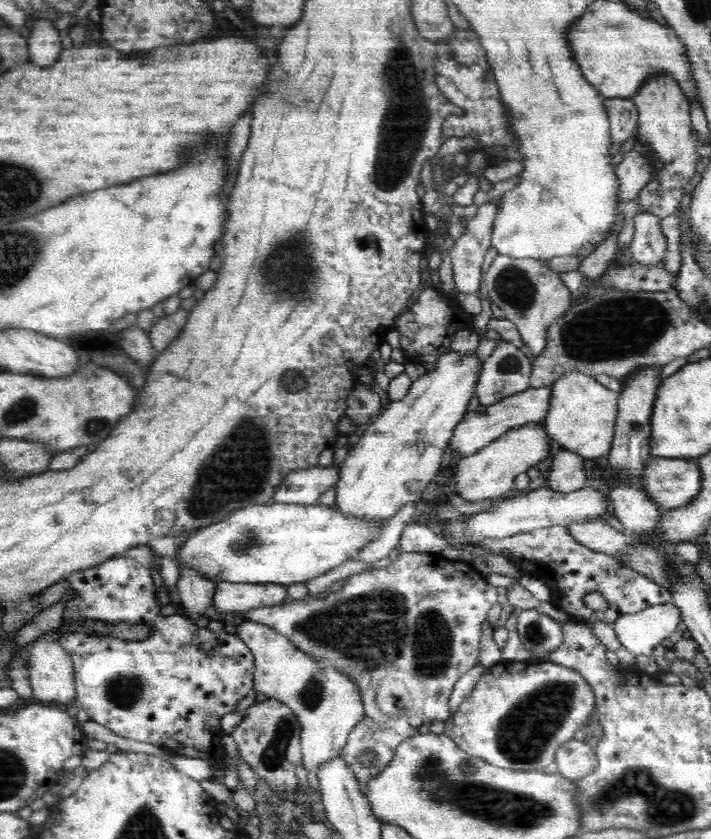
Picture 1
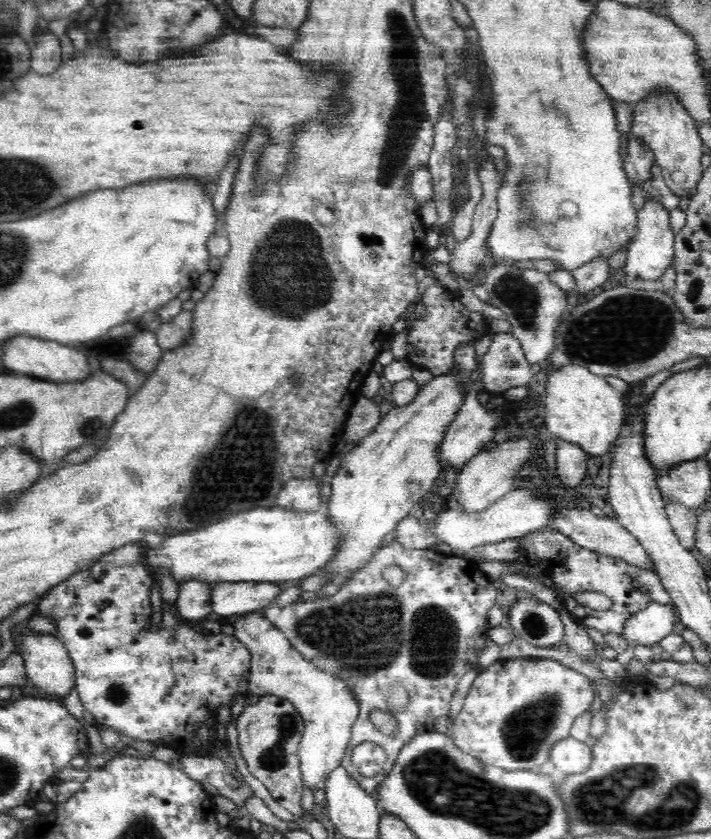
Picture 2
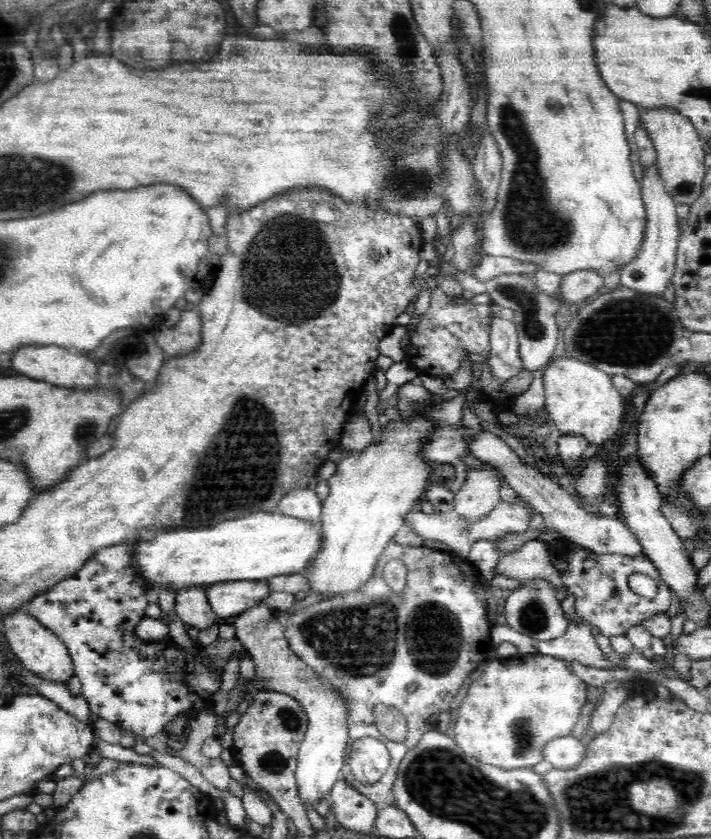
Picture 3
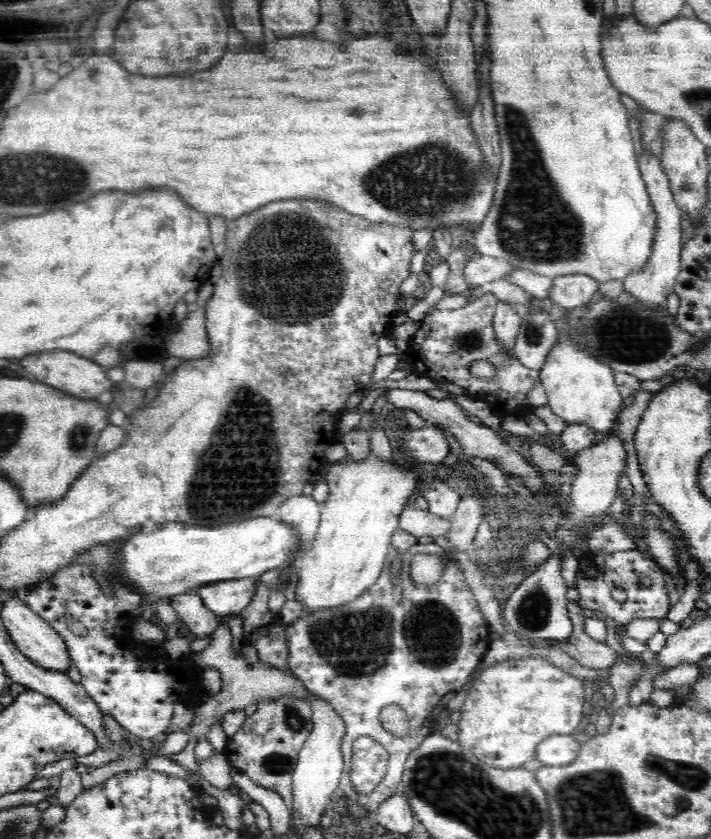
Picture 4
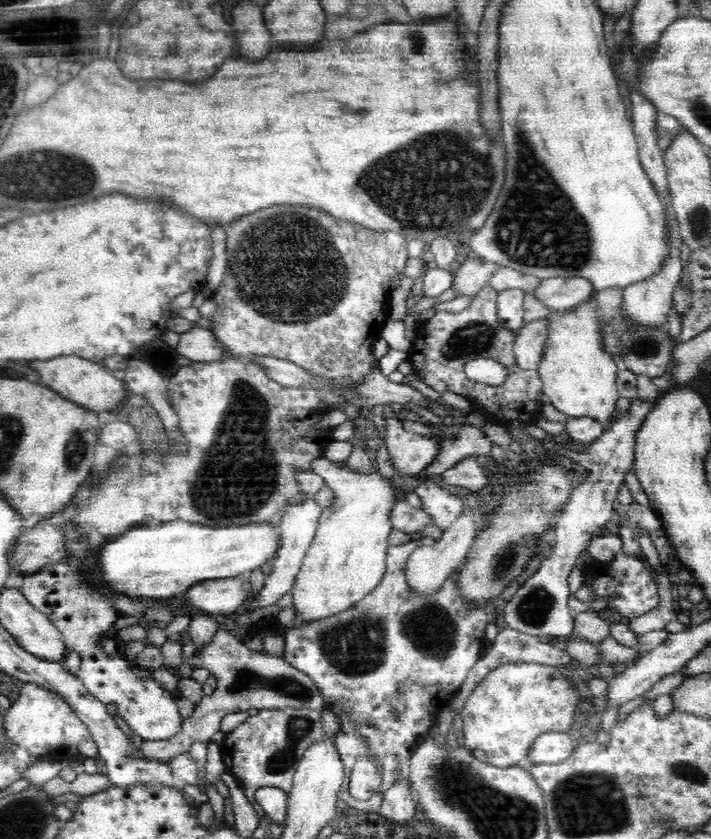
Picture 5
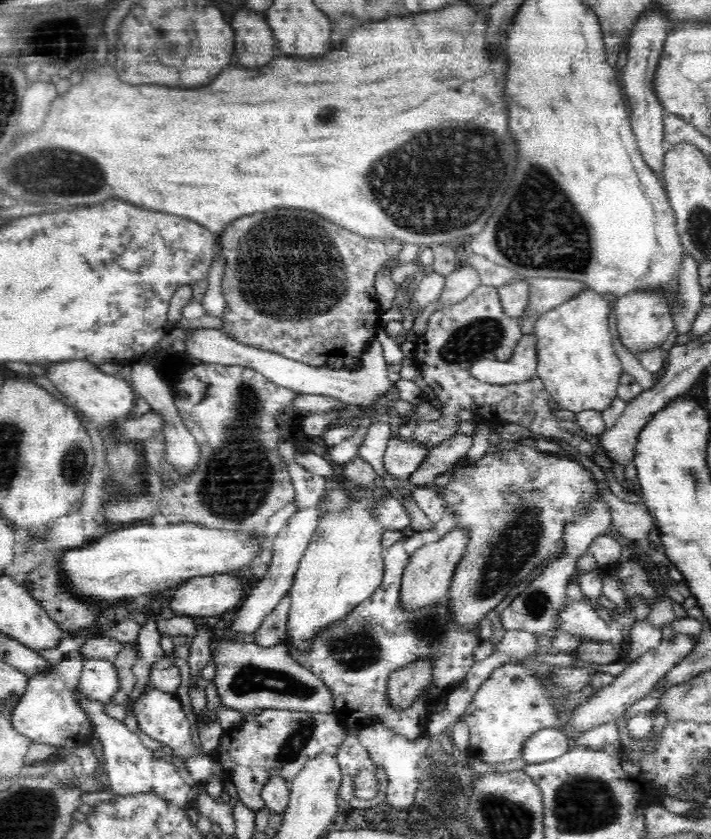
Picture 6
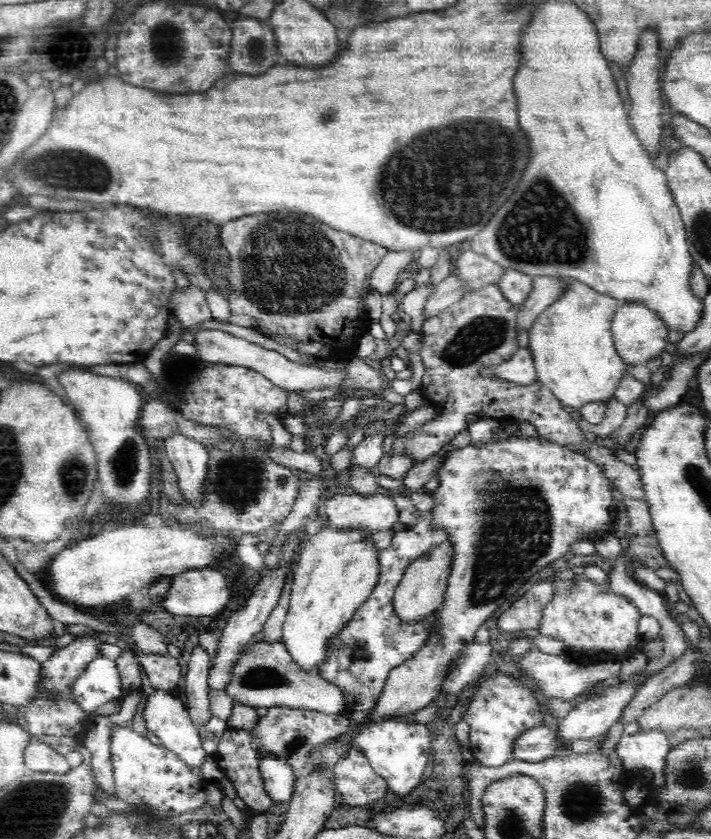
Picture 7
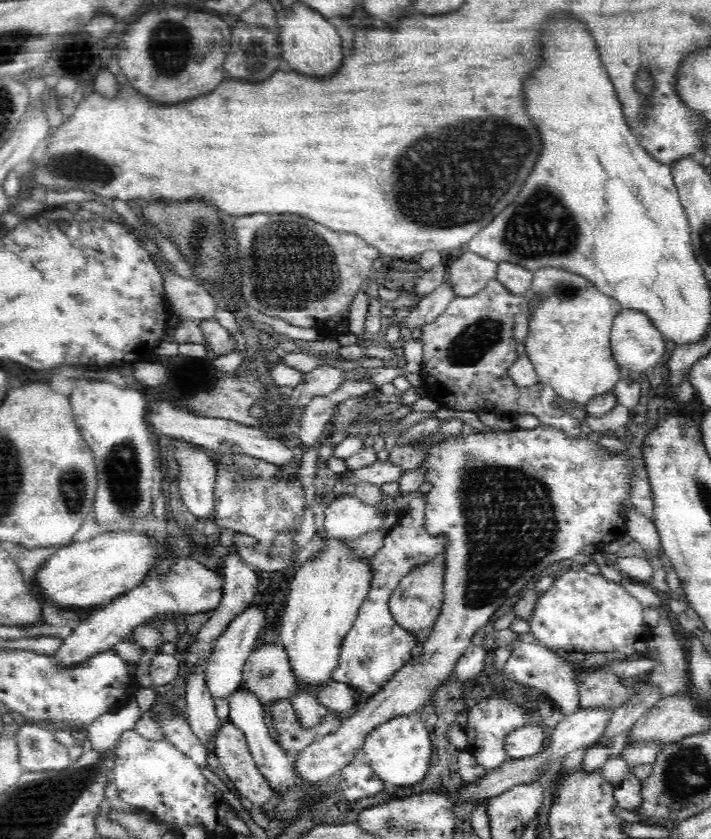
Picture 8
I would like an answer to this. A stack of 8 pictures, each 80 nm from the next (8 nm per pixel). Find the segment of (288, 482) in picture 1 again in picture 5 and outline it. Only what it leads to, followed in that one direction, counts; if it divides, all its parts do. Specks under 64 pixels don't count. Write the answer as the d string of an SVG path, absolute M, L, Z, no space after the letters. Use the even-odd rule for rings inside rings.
M305 499L285 509L279 526L281 528L280 550L278 550L277 559L274 560L274 568L270 574L265 575L265 583L251 600L248 611L252 610L254 612L258 608L276 604L284 594L288 594L292 590L296 575L299 574L302 567L306 551L315 537L322 510L323 507L318 505L314 499Z

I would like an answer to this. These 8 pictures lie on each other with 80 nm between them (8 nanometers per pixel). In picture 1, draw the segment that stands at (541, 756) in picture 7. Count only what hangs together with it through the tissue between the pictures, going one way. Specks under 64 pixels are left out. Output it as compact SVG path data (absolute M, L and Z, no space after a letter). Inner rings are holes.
M569 740L558 748L555 756L557 772L576 780L590 774L598 764L595 749L588 741Z

